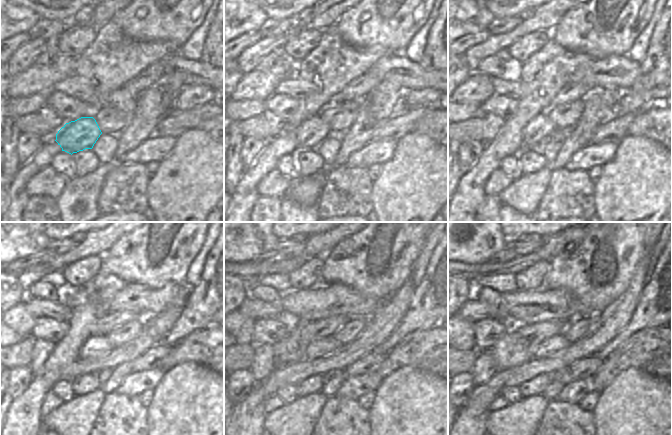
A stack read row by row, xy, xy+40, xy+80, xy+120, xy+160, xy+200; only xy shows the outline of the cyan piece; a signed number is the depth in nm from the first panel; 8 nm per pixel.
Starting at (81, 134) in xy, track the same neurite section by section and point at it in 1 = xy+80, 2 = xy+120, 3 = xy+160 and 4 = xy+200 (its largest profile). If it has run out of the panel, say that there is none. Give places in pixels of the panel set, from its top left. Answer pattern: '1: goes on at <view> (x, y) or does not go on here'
1: goes on at xy+80 (540, 127)
2: goes on at xy+120 (96, 346)
3: goes on at xy+160 (322, 347)
4: goes on at xy+200 (556, 343)

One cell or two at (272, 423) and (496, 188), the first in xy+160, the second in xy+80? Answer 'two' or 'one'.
two

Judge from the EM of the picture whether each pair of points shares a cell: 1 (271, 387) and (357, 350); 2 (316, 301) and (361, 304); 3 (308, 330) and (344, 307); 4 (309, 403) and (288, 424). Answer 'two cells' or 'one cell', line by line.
1: one cell
2: one cell
3: two cells
4: one cell

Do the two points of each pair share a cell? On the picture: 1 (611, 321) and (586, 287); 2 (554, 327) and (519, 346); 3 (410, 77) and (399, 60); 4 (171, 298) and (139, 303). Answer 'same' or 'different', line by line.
1: different
2: same
3: same
4: same

